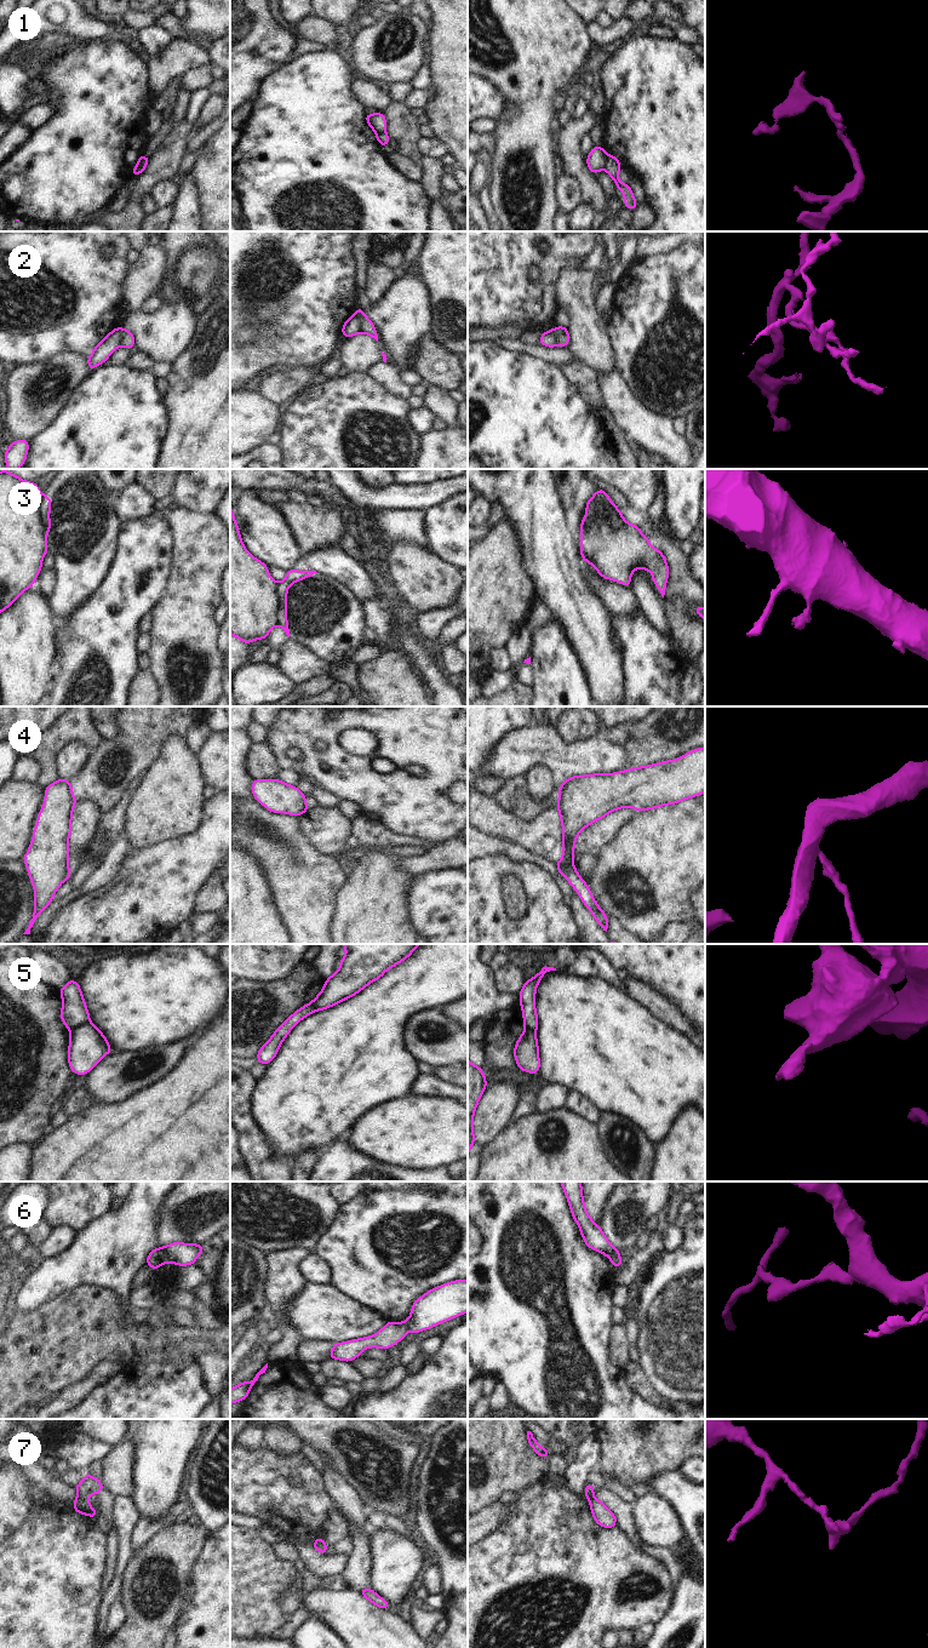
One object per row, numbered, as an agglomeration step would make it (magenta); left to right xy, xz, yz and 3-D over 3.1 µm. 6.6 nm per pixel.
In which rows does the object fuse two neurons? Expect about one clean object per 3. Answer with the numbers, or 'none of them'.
1, 2, 3, 4, 5, 6, 7

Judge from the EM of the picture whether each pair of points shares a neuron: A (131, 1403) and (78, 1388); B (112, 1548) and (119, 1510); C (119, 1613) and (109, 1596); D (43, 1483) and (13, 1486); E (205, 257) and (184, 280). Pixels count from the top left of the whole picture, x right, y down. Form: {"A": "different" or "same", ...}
{"A": "different", "B": "different", "C": "different", "D": "different", "E": "same"}

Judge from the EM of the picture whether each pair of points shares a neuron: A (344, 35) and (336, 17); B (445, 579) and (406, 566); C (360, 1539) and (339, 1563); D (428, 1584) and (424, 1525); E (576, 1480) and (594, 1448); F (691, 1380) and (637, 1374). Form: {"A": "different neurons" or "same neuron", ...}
{"A": "different neurons", "B": "same neuron", "C": "different neurons", "D": "different neurons", "E": "same neuron", "F": "different neurons"}

